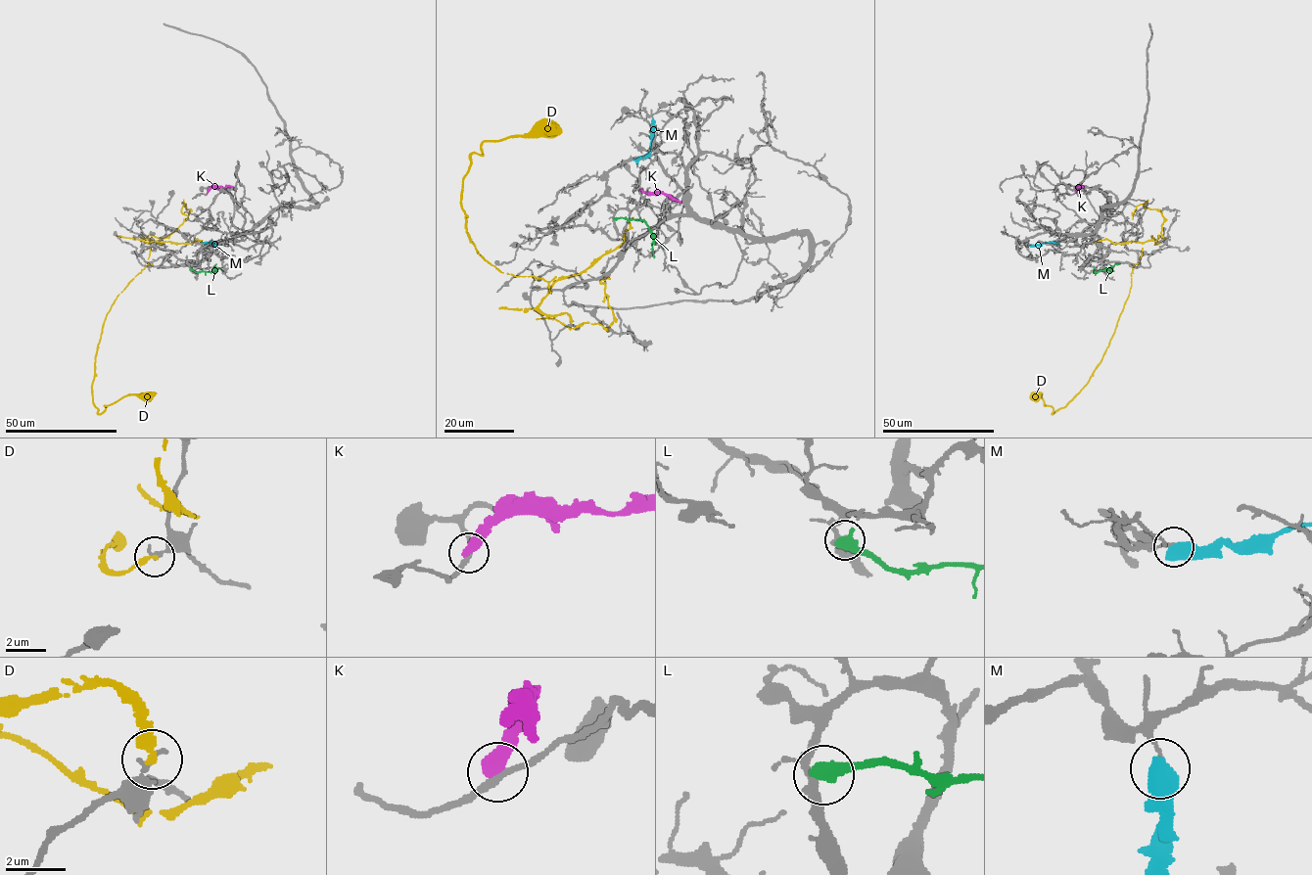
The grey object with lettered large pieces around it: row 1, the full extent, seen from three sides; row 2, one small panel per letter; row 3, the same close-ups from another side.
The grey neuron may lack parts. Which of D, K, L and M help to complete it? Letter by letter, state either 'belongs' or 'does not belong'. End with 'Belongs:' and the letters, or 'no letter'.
D: does not belong
K: does not belong
L: does not belong
M: does not belong
Belongs: no letter

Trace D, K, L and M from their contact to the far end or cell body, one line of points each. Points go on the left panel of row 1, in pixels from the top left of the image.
D: (163, 243), (142, 240), (150, 248), (148, 264), (107, 314), (92, 386), (99, 414), (125, 395), (157, 393)
K: (208, 192), (212, 187), (234, 188)
L: (191, 268), (210, 272), (215, 269), (215, 264)
M: (215, 245), (203, 242)

